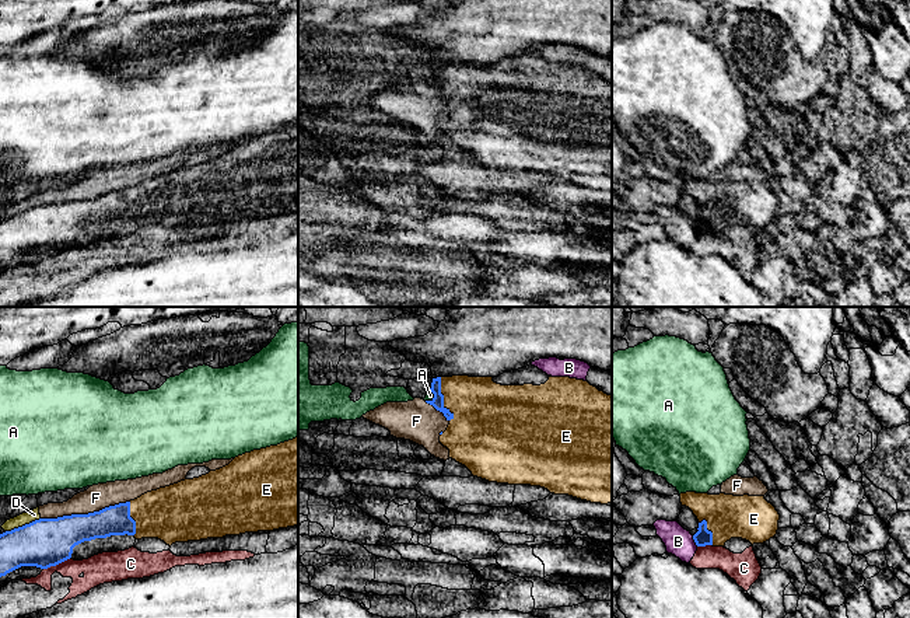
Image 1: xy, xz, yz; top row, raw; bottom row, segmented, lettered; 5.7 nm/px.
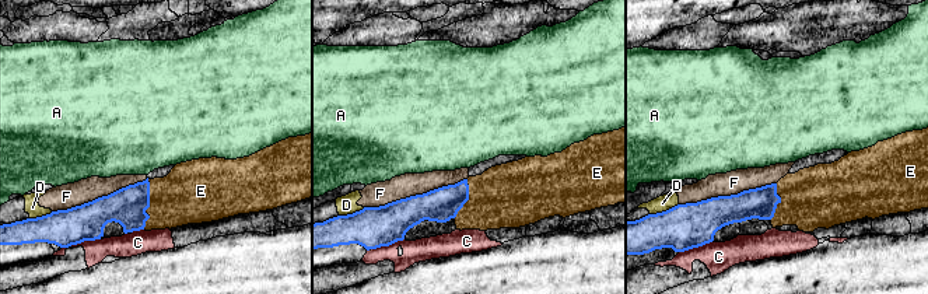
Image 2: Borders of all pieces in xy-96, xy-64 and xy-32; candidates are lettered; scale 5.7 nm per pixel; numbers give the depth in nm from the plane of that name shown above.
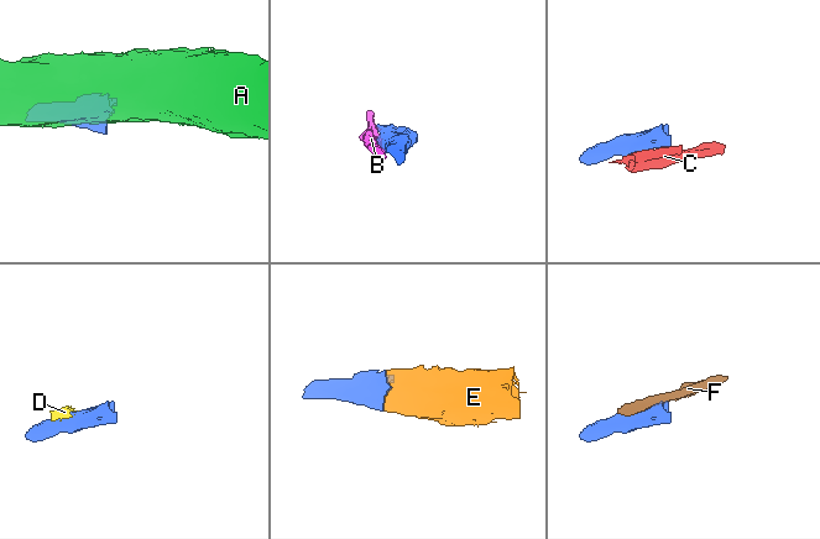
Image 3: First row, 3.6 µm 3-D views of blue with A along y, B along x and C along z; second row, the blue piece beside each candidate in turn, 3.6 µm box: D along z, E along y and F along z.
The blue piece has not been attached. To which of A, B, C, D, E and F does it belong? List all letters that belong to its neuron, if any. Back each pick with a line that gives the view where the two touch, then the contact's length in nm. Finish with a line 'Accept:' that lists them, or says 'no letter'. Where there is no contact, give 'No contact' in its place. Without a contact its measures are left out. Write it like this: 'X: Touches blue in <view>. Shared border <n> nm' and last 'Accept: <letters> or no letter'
E: Touches blue in xz. Shared border 260 nm
Accept: E

